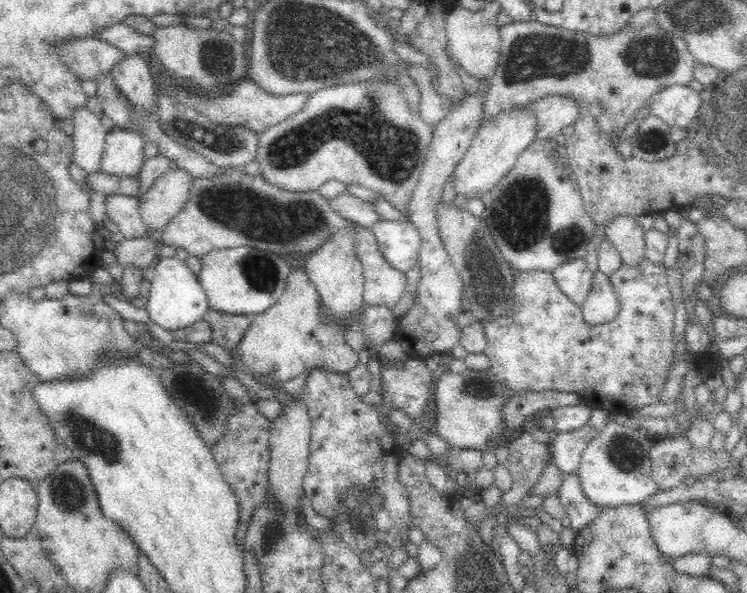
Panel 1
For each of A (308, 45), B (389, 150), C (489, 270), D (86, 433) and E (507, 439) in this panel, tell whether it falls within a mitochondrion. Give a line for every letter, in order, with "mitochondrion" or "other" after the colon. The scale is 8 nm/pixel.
A: mitochondrion
B: mitochondrion
C: mitochondrion
D: mitochondrion
E: other

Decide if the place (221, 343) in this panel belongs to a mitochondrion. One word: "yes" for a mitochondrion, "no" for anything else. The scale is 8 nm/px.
no

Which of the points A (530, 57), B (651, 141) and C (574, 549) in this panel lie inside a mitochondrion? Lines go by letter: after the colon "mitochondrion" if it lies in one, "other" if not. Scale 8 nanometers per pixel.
A: mitochondrion
B: mitochondrion
C: other

